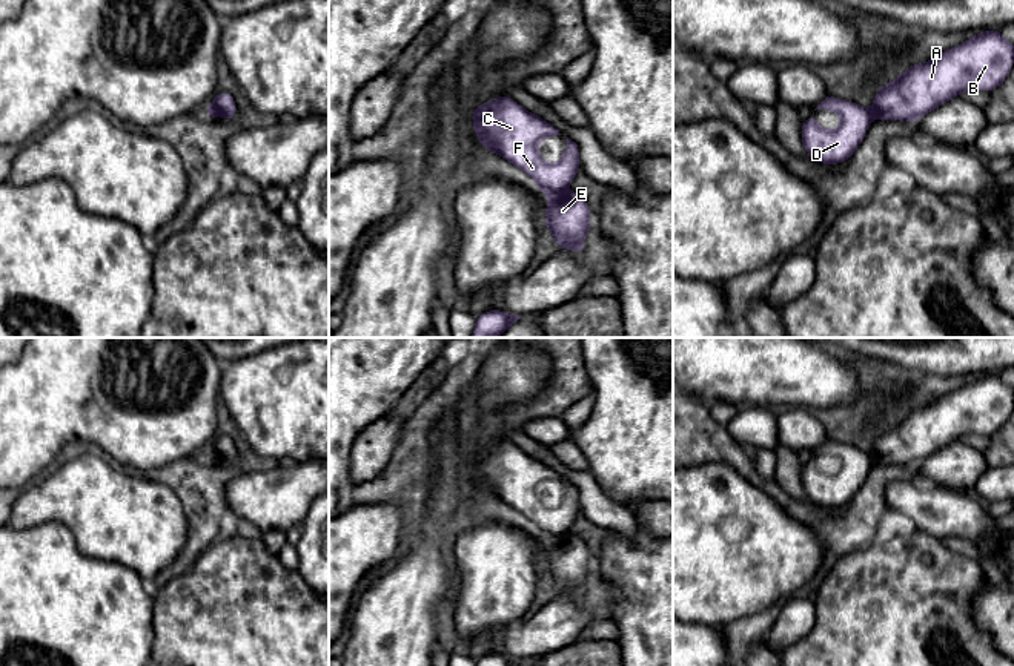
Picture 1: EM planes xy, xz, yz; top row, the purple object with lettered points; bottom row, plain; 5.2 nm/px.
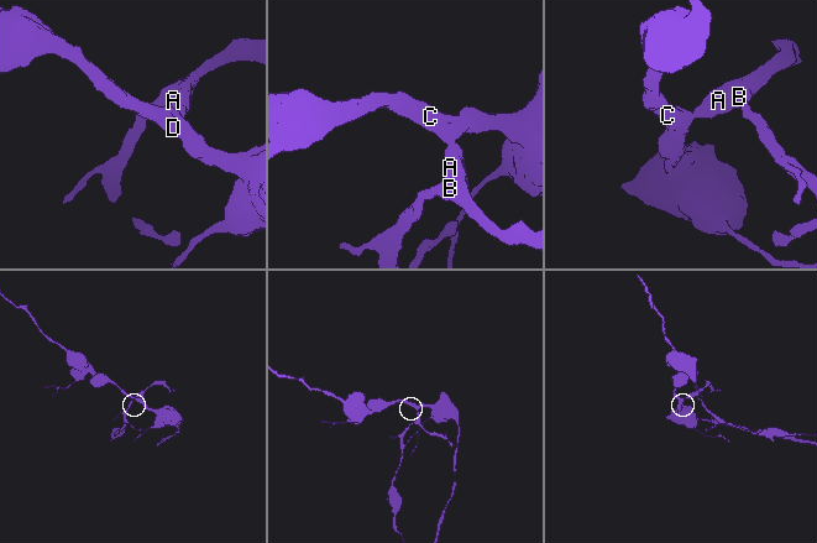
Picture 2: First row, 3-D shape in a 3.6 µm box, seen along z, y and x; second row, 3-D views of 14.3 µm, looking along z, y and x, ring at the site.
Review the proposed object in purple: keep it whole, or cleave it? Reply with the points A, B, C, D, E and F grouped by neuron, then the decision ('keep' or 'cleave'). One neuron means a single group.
groups A B E / C D F; cleave

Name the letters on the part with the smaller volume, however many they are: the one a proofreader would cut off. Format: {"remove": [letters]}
{"remove": ["A", "B", "E"]}

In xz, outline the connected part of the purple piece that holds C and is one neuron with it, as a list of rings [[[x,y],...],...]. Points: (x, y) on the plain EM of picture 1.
[[[510,440],[475,450],[473,473],[482,491],[522,513],[548,542],[564,537],[581,513],[578,488],[568,482],[558,506],[548,508],[541,502],[539,485],[561,477]]]

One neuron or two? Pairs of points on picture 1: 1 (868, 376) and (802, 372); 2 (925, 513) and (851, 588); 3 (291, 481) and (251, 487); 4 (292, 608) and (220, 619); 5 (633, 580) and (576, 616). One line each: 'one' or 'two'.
1: two
2: two
3: one
4: one
5: two

